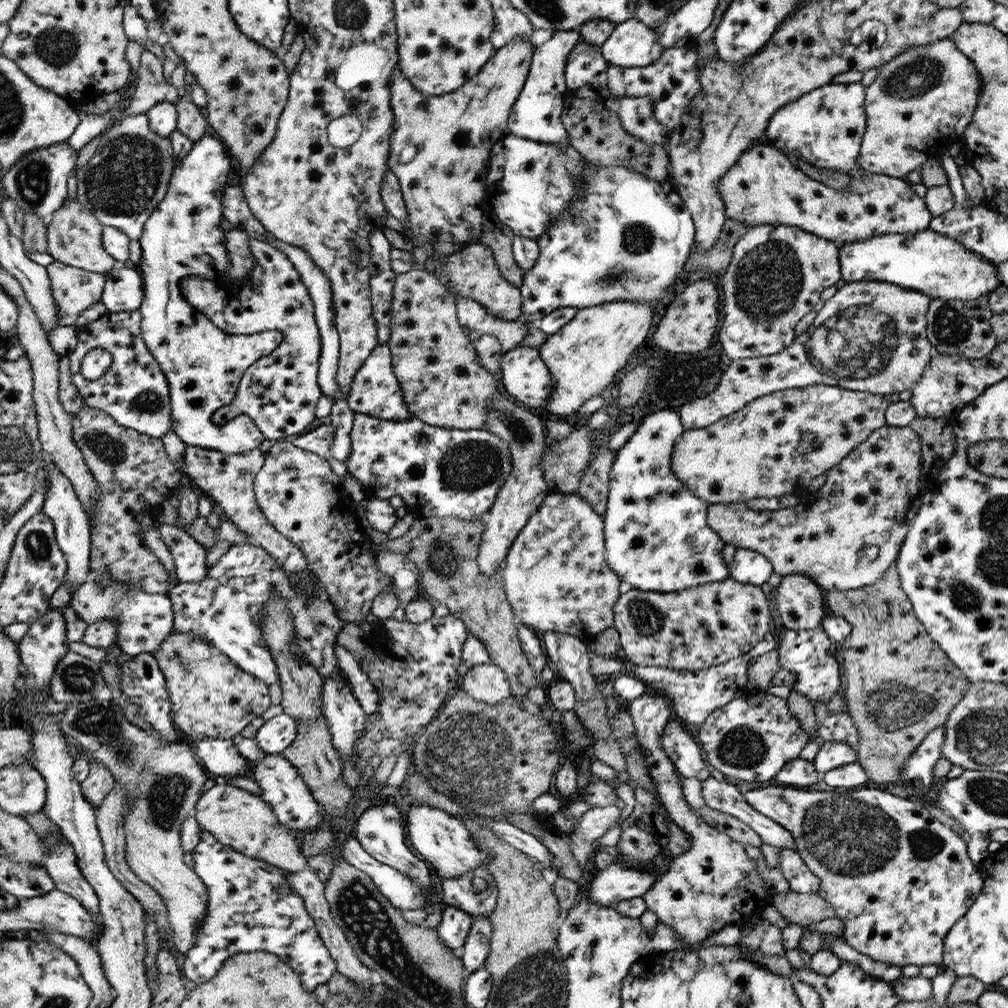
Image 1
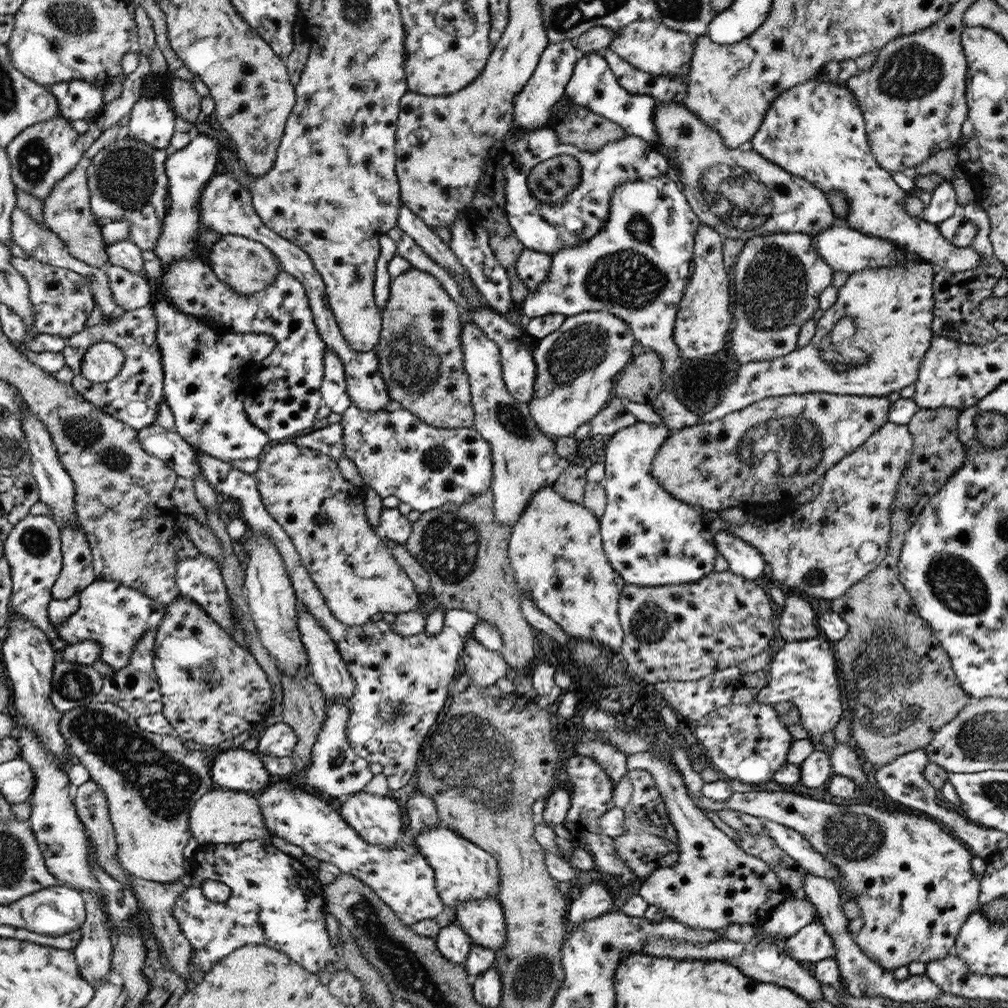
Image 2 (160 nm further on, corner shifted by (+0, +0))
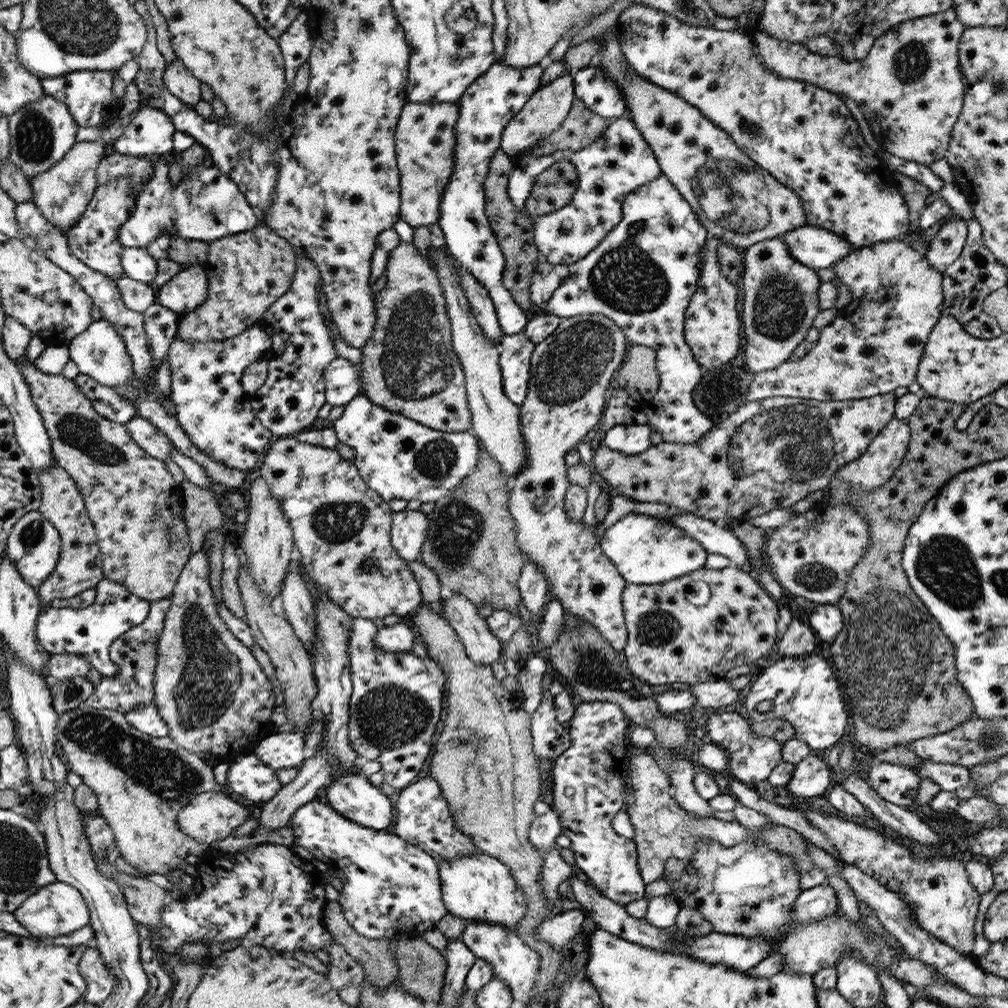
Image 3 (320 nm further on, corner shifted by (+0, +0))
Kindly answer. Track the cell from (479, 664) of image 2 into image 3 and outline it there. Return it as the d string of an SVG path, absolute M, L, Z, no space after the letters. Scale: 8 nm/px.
M460 594L445 596L444 601L443 616L457 632L469 658L480 666L492 666L496 660L501 660L502 643L488 630L486 619L478 614L478 607Z

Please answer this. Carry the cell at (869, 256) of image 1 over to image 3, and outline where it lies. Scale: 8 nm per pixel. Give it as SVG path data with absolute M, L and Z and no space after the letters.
M808 225L790 230L780 238L786 241L792 258L814 269L830 268L854 250L846 239L836 233Z

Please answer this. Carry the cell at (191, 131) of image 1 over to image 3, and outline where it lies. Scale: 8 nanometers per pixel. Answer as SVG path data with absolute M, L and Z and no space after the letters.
M176 57L175 60L166 65L165 74L164 74L165 86L168 87L174 95L177 95L177 98L181 102L186 103L186 106L196 107L198 102L200 102L200 80L198 80L185 66L184 63Z

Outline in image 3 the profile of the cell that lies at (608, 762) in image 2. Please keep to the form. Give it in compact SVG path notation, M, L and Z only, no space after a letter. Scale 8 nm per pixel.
M543 689L543 698L534 711L530 731L533 736L533 750L539 760L550 760L560 756L570 745L572 739L565 726L556 721L553 696Z

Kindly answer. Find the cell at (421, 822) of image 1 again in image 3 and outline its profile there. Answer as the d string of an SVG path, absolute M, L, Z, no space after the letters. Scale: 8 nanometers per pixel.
M480 851L456 856L452 861L437 861L442 882L443 902L450 914L472 922L493 922L516 932L517 924L527 914L527 900L509 866L493 855Z

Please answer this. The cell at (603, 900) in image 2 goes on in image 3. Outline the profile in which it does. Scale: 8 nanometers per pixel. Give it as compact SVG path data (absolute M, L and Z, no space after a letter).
M582 909L561 910L546 917L540 925L537 926L535 938L545 940L550 946L560 948L568 944L579 933L582 922L586 918Z

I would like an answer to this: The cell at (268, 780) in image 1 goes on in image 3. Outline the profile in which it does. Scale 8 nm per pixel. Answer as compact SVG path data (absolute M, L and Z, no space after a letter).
M310 801L303 804L286 827L293 830L295 842L306 848L315 859L322 860L330 869L341 875L341 906L344 918L362 936L379 939L393 938L417 933L420 928L434 929L449 911L443 902L442 882L438 863L427 851L406 842L396 833L365 827L338 811L326 802Z

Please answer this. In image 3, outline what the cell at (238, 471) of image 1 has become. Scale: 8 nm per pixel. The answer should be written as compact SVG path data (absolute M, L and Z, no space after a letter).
M136 415L125 425L128 427L132 437L144 450L153 455L155 459L161 459L164 462L171 460L171 452L174 448L173 444L149 420L142 418L140 415Z

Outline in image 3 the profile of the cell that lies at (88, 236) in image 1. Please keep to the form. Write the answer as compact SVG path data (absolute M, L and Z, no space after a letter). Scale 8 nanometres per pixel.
M77 142L73 149L62 157L62 160L48 172L38 174L29 180L33 192L33 202L39 211L56 228L62 232L74 228L92 201L97 188L97 171L105 157L105 148L102 143Z

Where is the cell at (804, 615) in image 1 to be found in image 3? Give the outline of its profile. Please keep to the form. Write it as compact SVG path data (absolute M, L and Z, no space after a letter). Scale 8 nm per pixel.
M795 616L788 629L778 640L778 655L781 657L802 657L812 653L819 641L816 633L802 616Z

